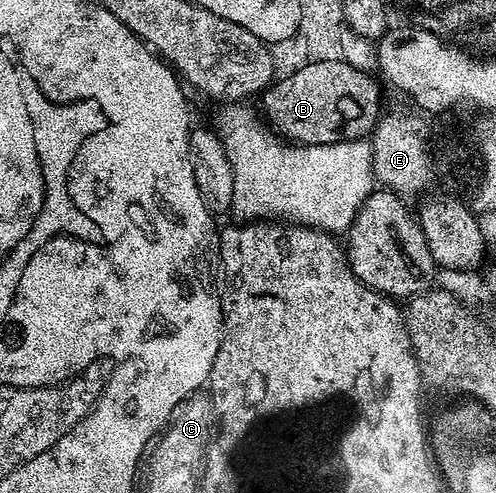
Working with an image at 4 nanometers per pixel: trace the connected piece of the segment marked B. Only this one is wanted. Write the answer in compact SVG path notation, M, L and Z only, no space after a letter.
M320 60L312 62L292 72L286 77L279 77L277 81L261 91L261 117L267 126L279 138L300 146L323 146L337 142L358 142L369 135L378 125L378 119L383 113L382 90L378 87L379 79L373 73L352 68L352 64L341 60Z

